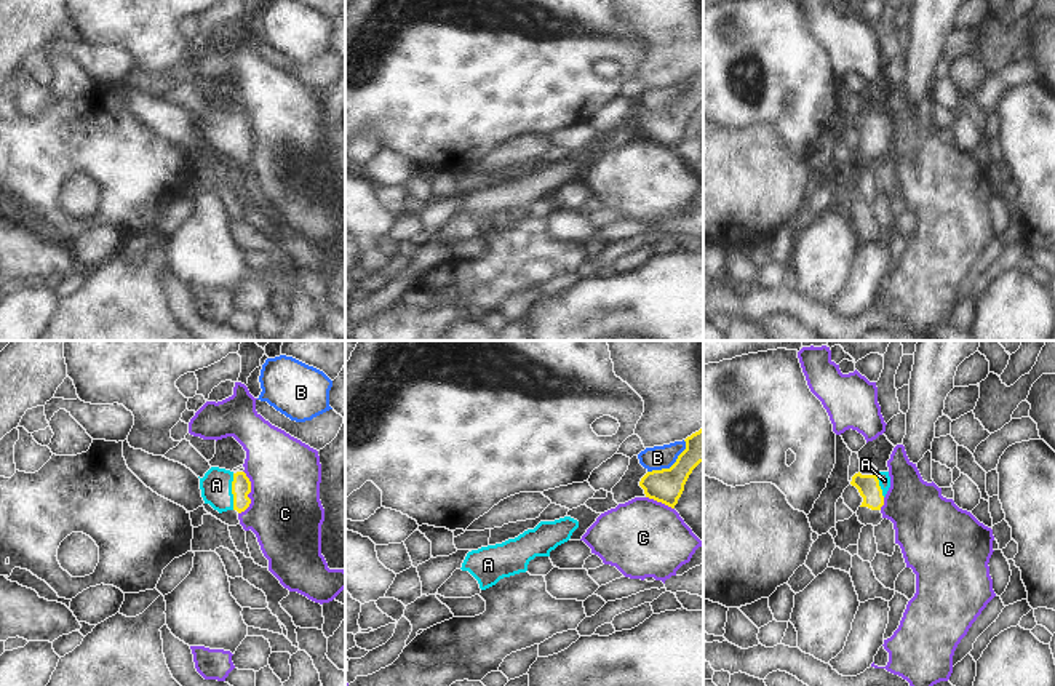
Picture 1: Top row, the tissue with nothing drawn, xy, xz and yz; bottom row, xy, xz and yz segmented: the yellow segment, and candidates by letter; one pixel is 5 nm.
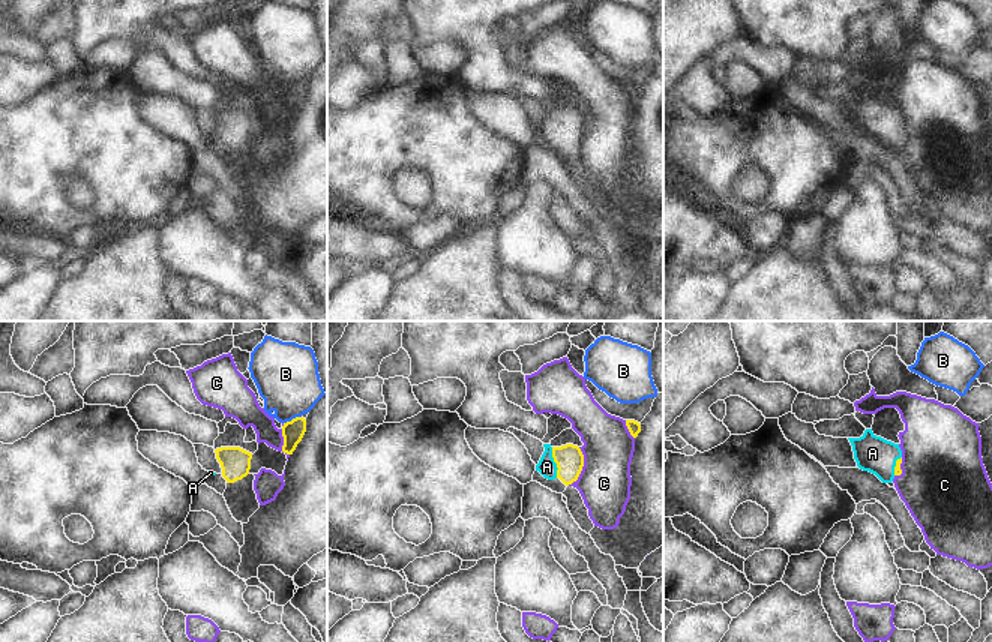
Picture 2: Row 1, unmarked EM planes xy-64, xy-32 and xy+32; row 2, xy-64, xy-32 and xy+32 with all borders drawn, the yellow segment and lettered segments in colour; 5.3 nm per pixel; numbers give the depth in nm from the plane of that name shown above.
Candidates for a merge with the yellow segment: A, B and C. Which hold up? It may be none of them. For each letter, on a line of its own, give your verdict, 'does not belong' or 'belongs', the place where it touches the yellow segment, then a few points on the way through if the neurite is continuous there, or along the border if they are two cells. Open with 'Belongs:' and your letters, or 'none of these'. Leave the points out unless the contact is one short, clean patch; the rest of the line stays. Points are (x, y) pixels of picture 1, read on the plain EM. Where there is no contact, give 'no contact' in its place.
Belongs: A
A: belongs; contact xy (232, 133); way xy (240, 128), (232, 133), (216, 127)
B: does not belong; contact xz (672, 107); border xz (686, 83), (686, 88), (668, 109), (648, 114)
C: does not belong; contact xy (250, 133)

